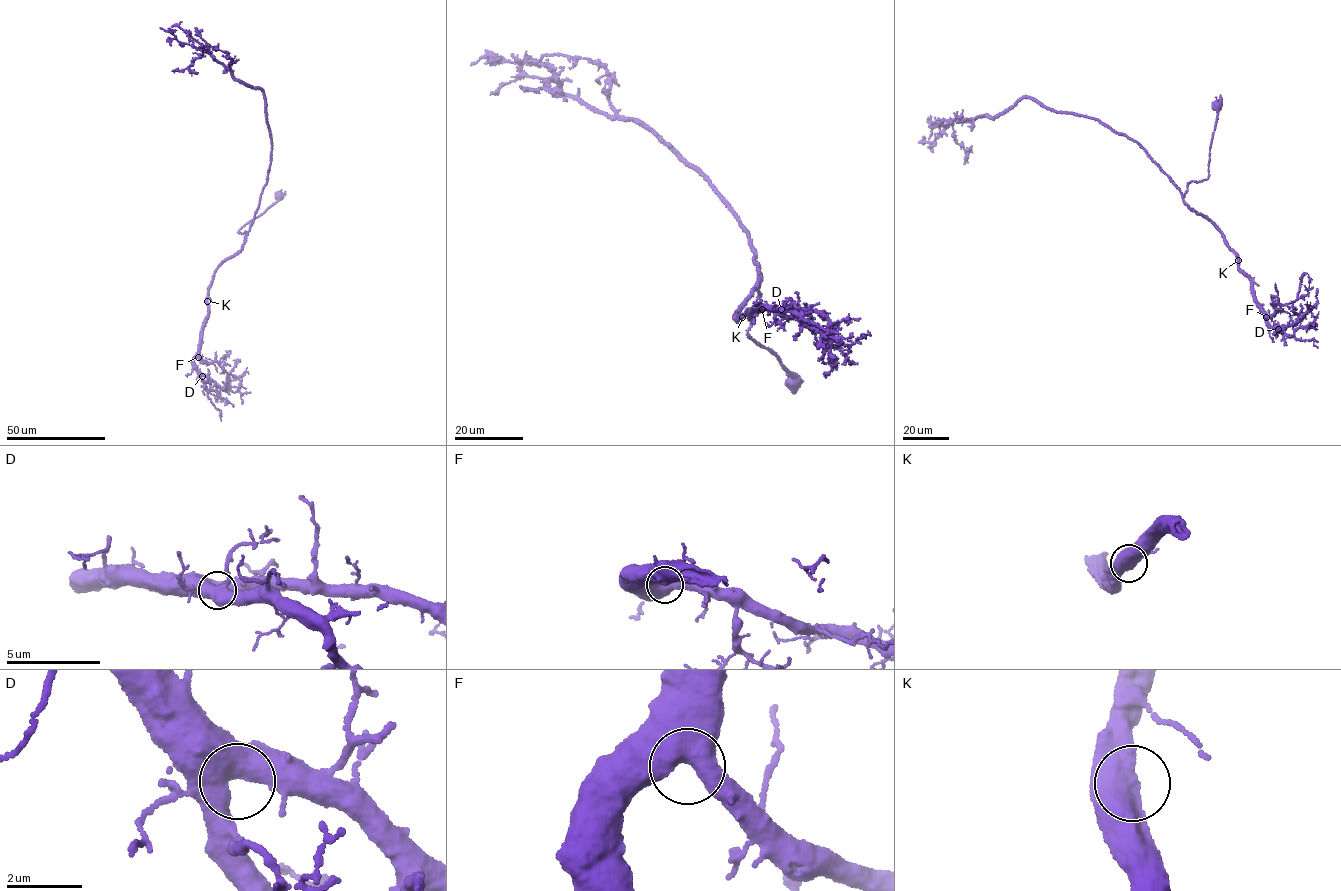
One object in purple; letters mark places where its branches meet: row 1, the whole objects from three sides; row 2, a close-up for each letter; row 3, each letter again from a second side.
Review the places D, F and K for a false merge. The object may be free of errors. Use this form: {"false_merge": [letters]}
{"false_merge": []}

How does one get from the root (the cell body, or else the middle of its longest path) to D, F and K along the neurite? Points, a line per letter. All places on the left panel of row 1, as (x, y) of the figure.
D: (278, 196), (277, 201), (238, 231), (246, 232), (241, 249), (214, 275), (194, 361), (202, 376)
F: (278, 196), (277, 201), (238, 231), (246, 232), (241, 249), (224, 261), (214, 275), (198, 357)
K: (278, 196), (277, 201), (238, 231), (246, 232), (244, 243), (238, 253), (218, 267), (207, 301)

